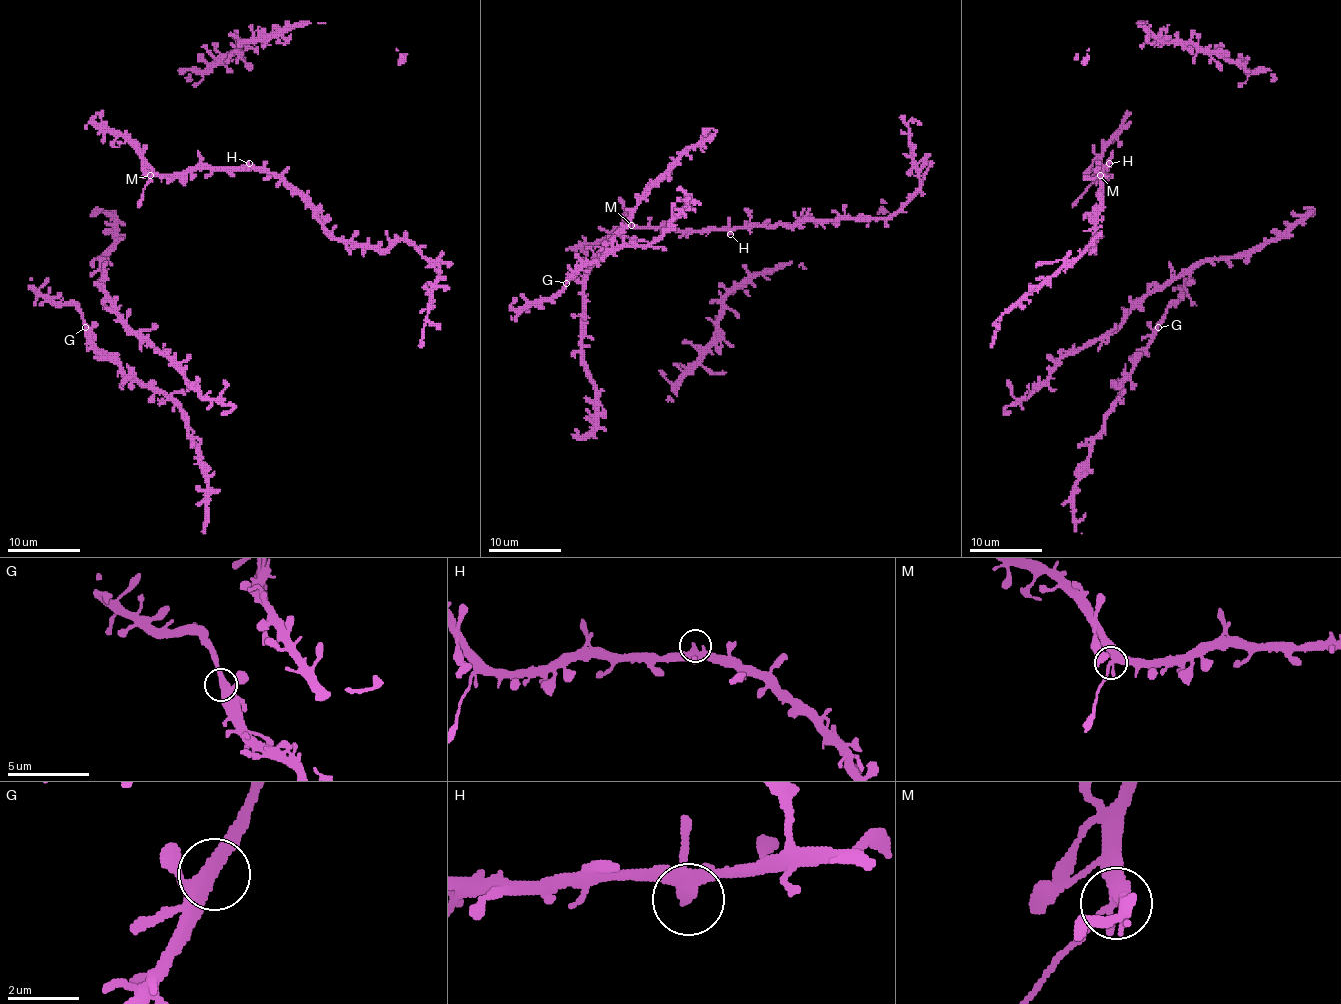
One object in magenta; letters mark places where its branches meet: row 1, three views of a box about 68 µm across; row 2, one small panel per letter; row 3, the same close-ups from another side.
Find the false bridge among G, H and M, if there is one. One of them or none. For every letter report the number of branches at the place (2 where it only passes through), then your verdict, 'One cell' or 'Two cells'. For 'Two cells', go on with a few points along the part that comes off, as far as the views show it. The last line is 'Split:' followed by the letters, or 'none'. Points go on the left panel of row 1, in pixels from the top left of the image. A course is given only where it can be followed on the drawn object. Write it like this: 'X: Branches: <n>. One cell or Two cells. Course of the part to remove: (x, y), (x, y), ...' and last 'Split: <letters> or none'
G: Branches: 3. One cell
H: Branches: 3. One cell
M: Branches: 3. Two cells. Course of the part to remove: (150, 176), (138, 207)
Split: M

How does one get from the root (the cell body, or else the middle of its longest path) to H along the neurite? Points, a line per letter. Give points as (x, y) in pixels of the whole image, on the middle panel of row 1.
H: (629, 217), (633, 226), (726, 230), (730, 234)

